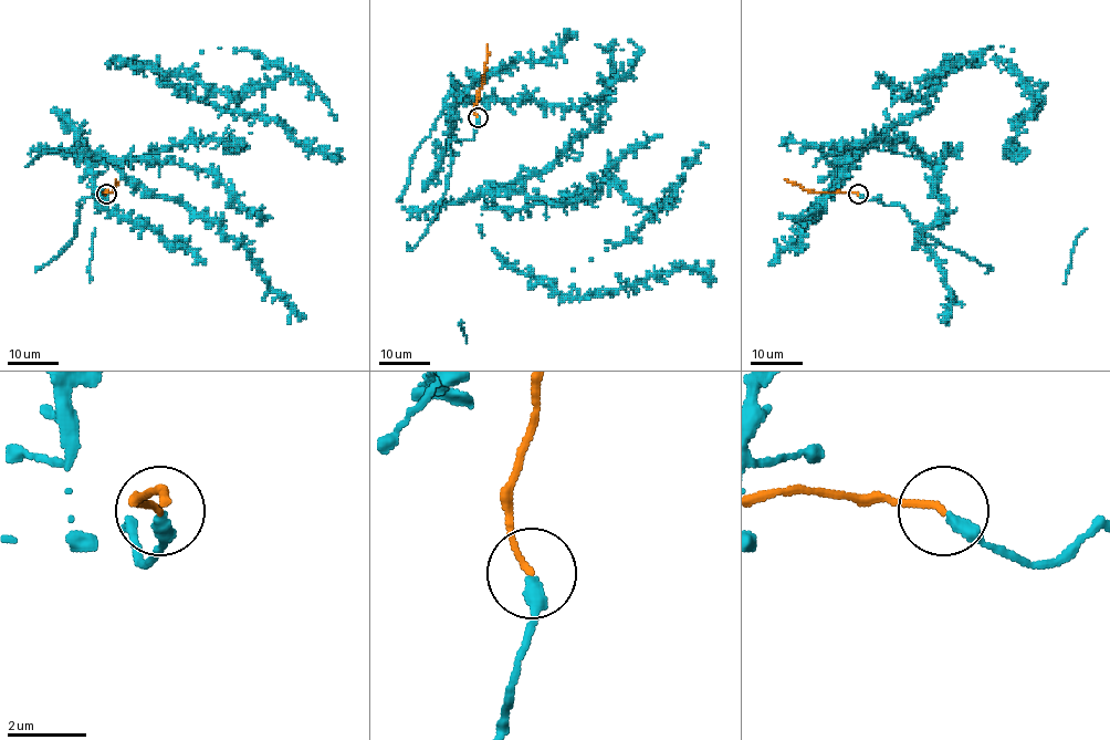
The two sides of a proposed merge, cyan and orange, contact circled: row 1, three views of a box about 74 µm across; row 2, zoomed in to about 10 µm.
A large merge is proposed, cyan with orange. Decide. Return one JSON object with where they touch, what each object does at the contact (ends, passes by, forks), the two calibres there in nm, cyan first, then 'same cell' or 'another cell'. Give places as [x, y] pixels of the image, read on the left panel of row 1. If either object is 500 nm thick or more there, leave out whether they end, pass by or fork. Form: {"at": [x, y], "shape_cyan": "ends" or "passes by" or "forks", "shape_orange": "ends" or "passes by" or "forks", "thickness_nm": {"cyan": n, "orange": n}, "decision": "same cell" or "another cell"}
{"at": [106, 194], "shape_cyan": "ends", "shape_orange": "ends", "thickness_nm": {"cyan": 360, "orange": 150}, "decision": "same cell"}

